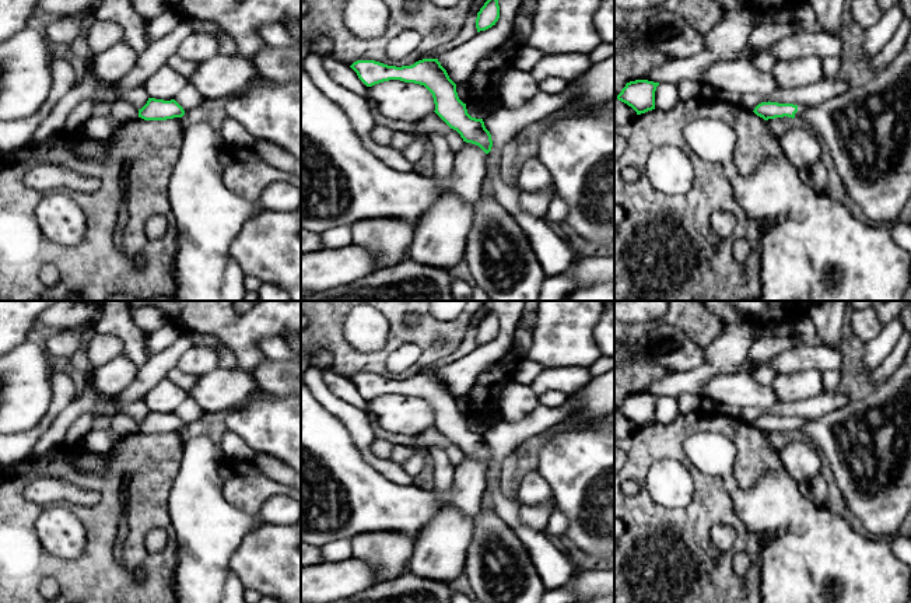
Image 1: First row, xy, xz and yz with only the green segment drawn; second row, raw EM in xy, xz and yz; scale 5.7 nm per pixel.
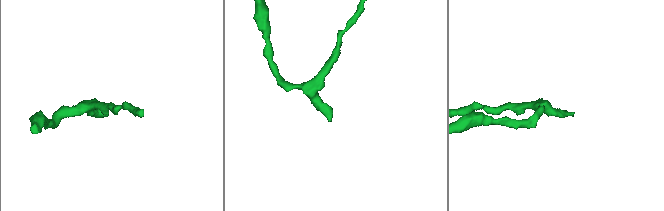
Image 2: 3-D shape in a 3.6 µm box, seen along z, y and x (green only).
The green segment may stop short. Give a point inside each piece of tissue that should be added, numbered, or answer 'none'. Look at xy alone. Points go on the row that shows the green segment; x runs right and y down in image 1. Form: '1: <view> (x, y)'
none

